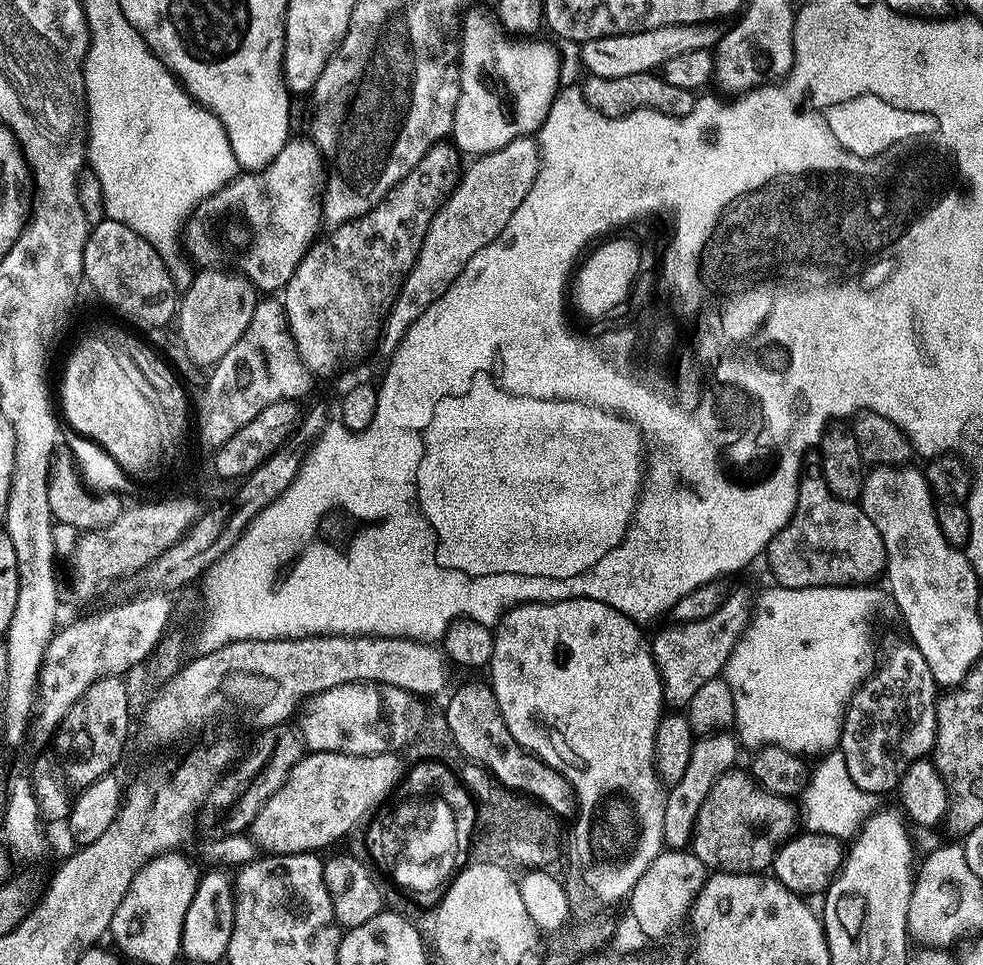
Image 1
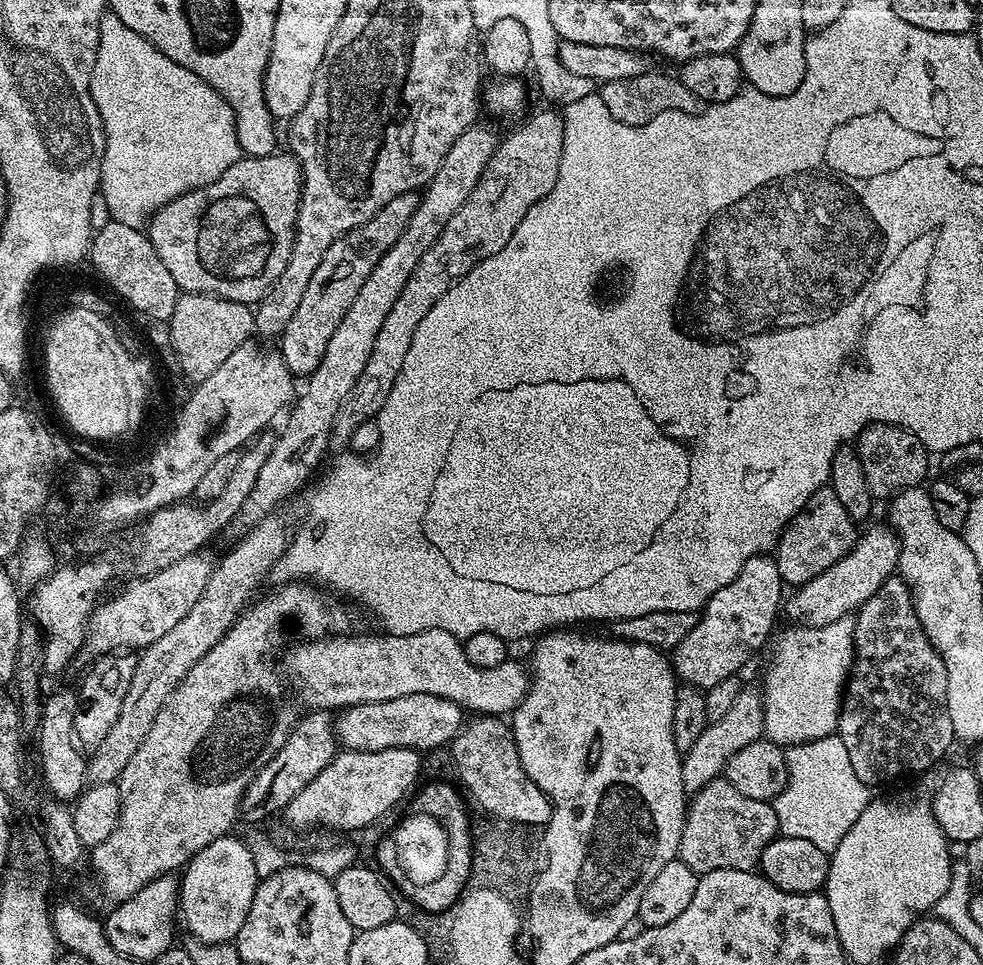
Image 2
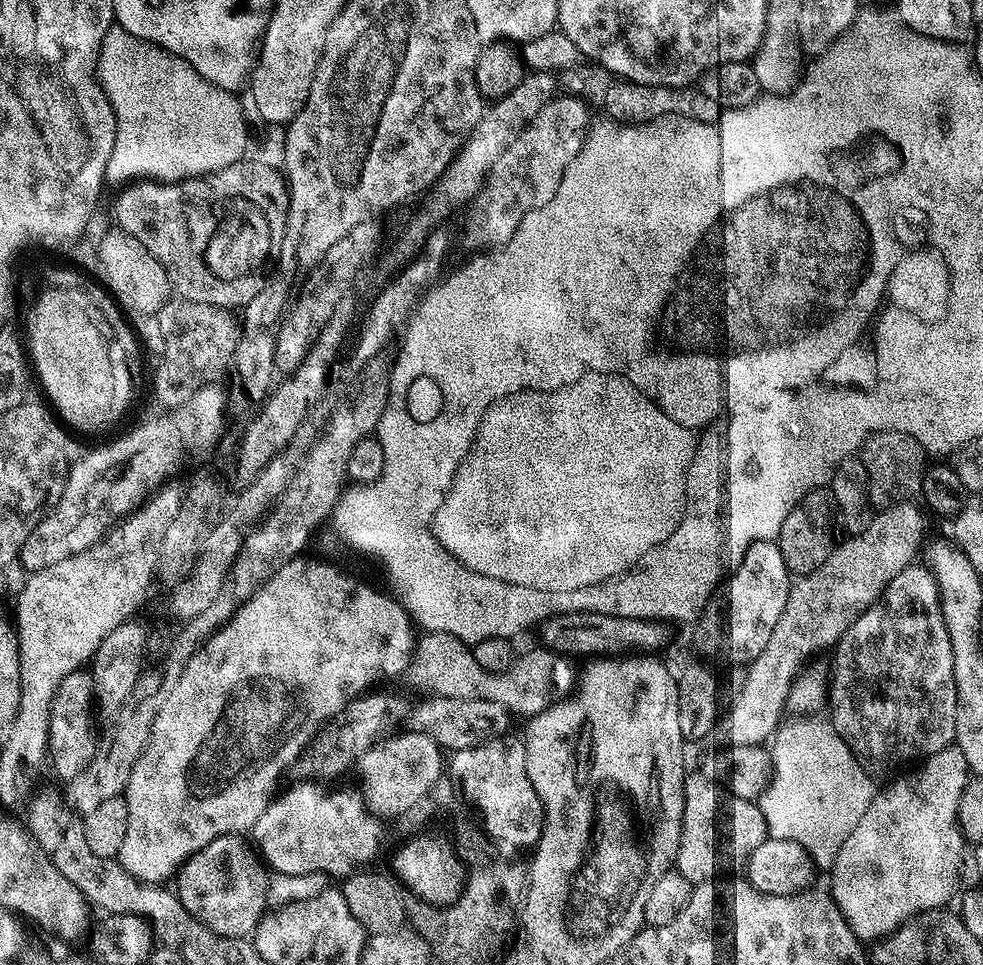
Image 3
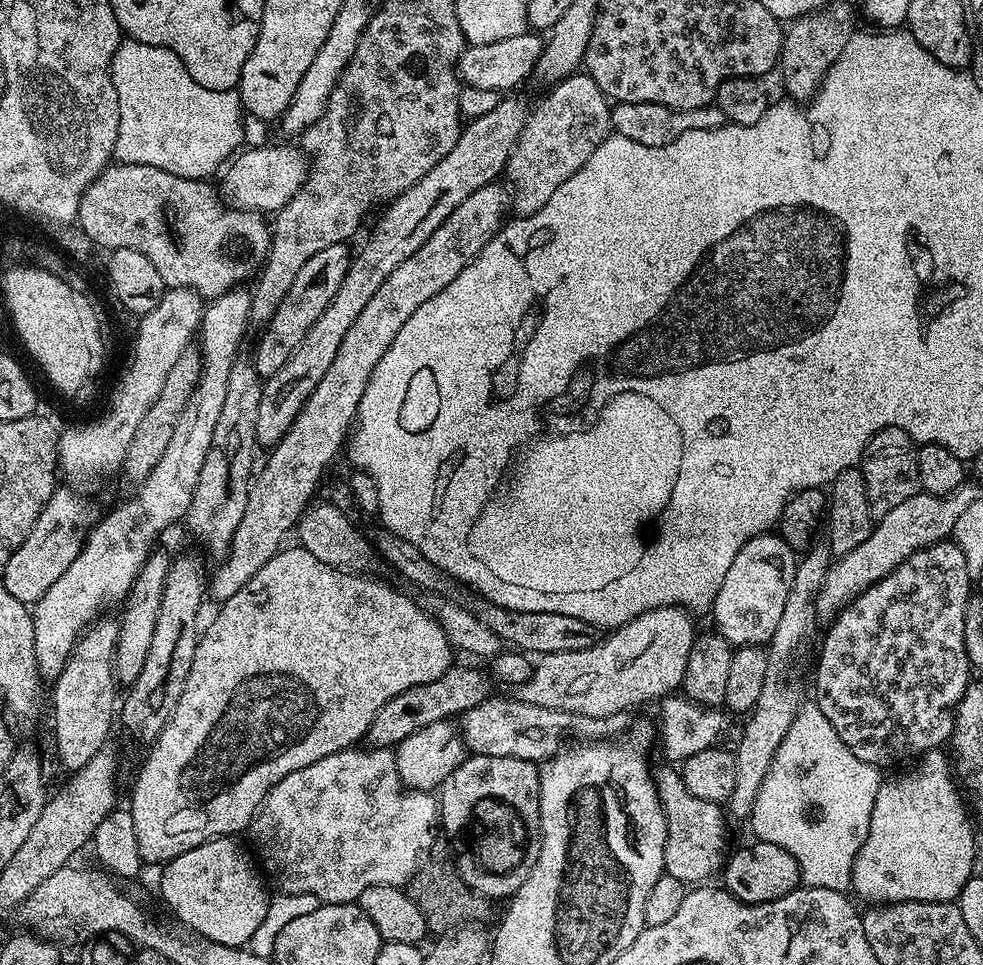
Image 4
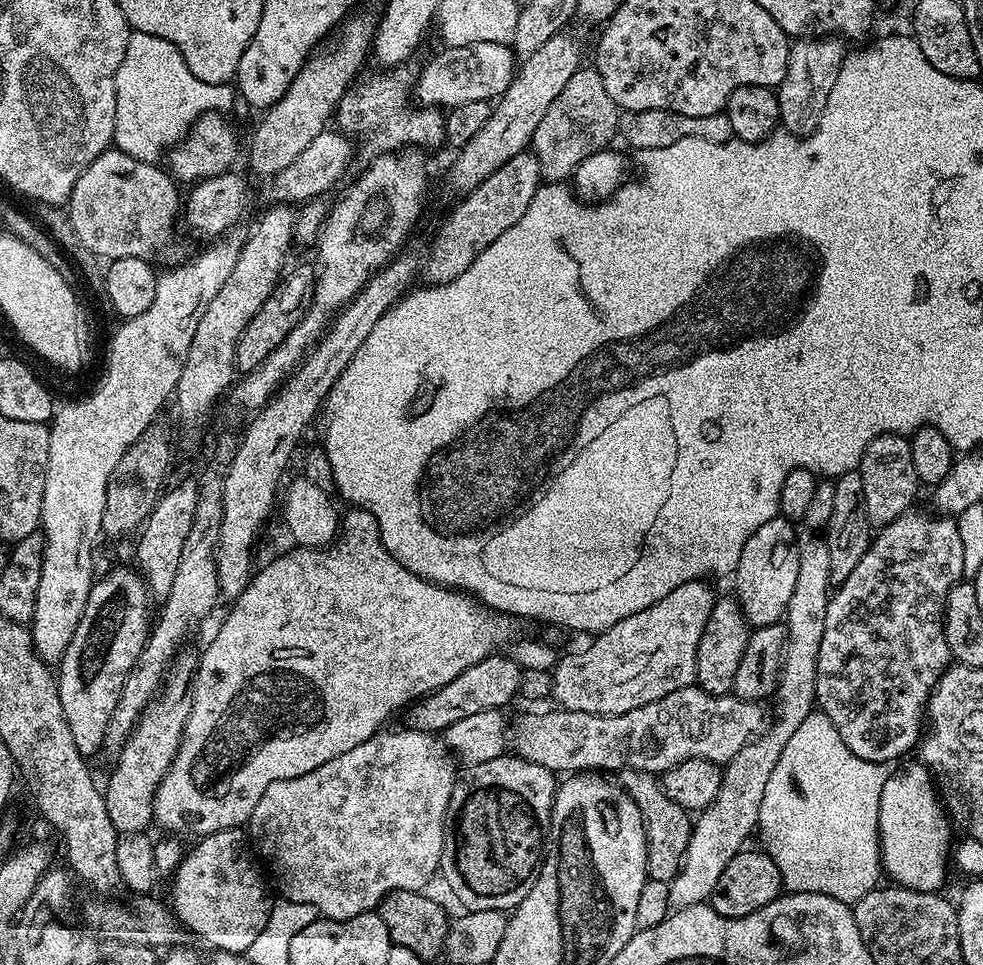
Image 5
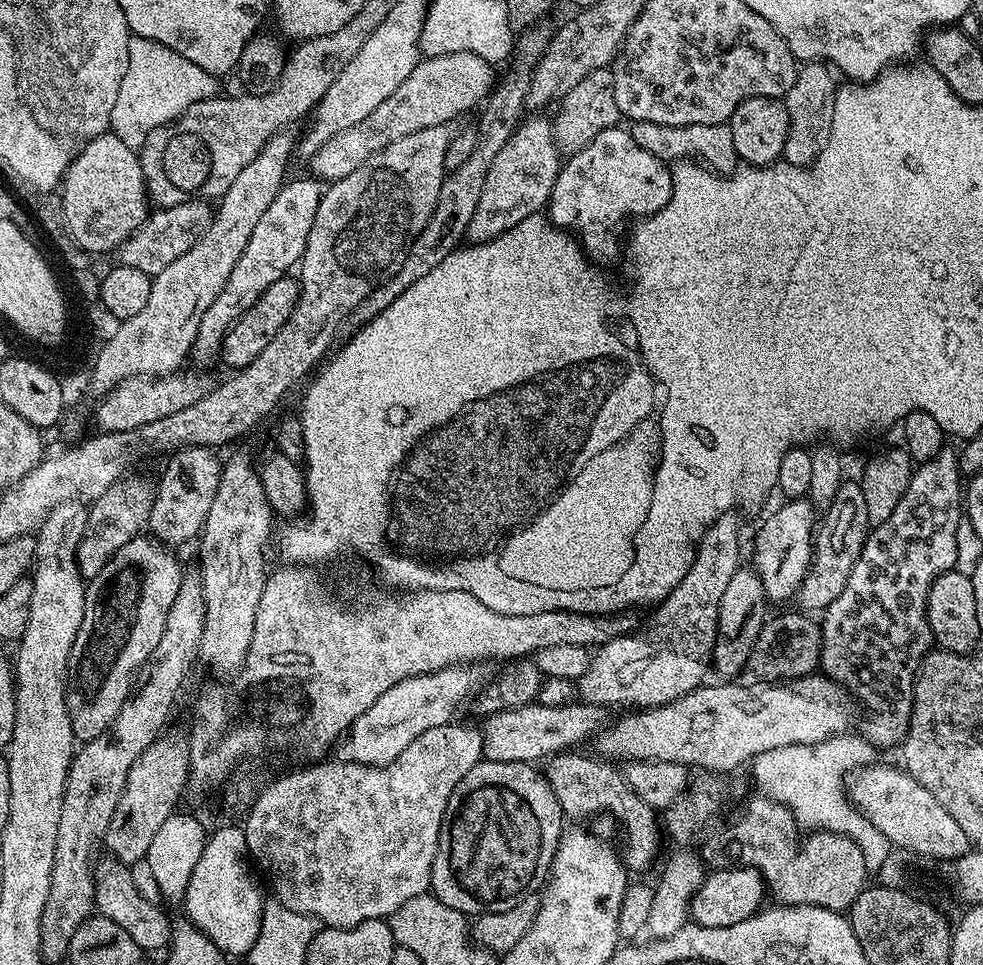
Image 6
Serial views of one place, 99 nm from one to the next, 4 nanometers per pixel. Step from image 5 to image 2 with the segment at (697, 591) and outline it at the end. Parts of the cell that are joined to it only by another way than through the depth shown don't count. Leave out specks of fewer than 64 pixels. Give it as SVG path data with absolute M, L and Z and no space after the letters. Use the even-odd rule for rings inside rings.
M431 628L418 634L409 636L332 636L318 638L309 642L300 642L297 648L288 652L288 672L292 675L290 688L300 695L300 700L312 710L343 710L353 704L373 704L386 702L390 698L402 698L408 694L434 694L438 698L446 698L450 702L459 704L469 713L487 714L499 717L500 712L511 714L520 707L530 687L530 676L520 664L506 662L502 666L493 668L479 668L466 658L461 637L450 634L446 630Z

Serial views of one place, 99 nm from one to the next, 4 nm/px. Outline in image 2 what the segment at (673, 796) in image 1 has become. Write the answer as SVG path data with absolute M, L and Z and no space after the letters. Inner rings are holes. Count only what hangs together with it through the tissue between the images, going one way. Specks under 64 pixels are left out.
M745 687L734 698L734 706L722 714L722 718L713 720L698 734L698 742L690 746L688 752L682 756L682 782L685 793L695 794L704 789L712 780L717 779L723 773L728 760L742 746L750 746L750 742L761 739L764 736L764 701L761 693L752 688Z

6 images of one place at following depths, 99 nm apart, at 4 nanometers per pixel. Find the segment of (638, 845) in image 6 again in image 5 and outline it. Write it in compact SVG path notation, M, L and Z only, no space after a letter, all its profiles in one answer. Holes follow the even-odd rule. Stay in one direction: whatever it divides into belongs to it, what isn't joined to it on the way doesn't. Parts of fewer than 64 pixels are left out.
M622 768L618 773L618 783L636 803L644 819L644 833L648 839L648 878L671 882L680 871L680 863L684 861L692 837L693 817L688 809L678 806L664 793L663 783L653 773Z

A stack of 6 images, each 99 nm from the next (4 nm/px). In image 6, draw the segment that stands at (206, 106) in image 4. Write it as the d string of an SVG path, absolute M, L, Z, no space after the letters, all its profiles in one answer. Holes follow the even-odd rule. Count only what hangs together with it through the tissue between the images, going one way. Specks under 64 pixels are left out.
M132 36L128 41L126 78L122 78L122 90L118 90L118 102L114 102L110 130L122 138L126 146L139 150L158 126L171 124L190 106L217 95L221 91L220 84L217 77L202 70L202 66L194 66L190 58L182 58L182 54L170 50L170 46Z

